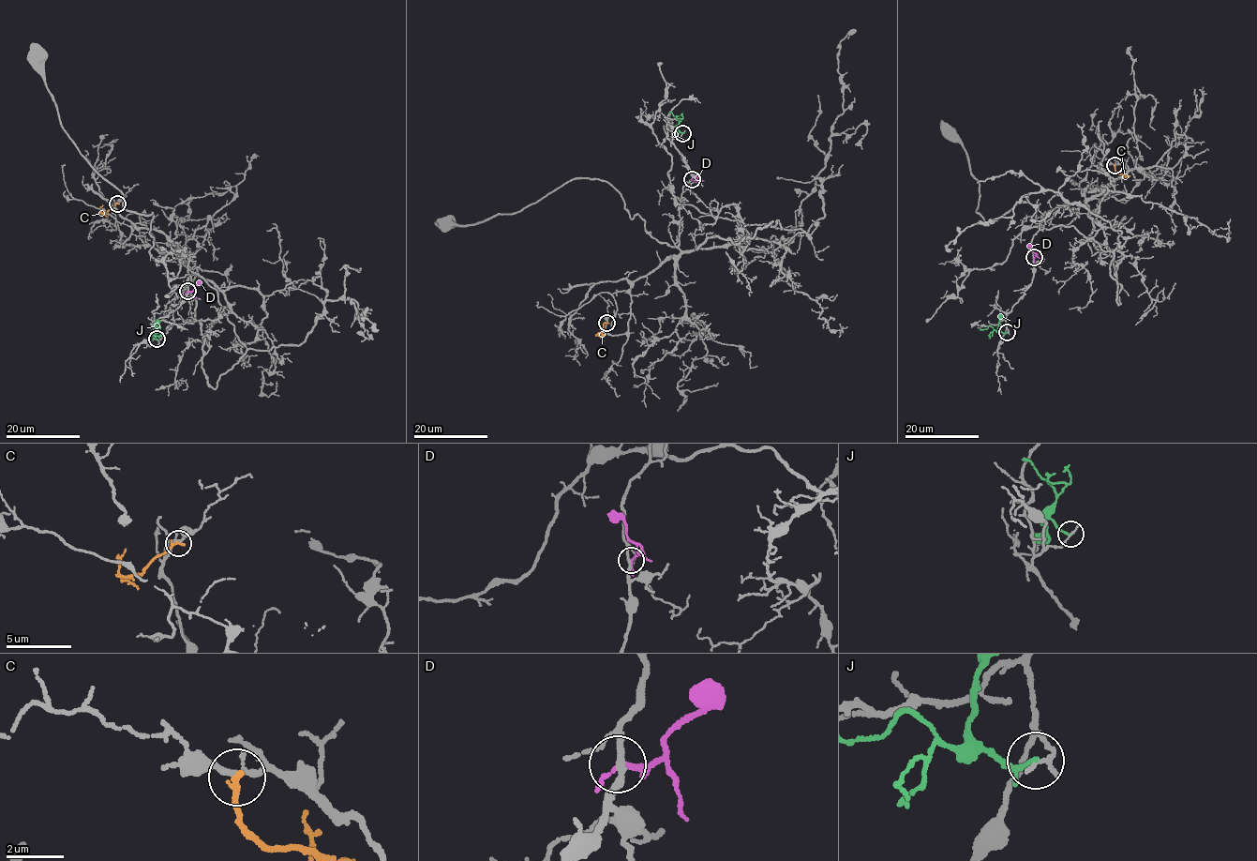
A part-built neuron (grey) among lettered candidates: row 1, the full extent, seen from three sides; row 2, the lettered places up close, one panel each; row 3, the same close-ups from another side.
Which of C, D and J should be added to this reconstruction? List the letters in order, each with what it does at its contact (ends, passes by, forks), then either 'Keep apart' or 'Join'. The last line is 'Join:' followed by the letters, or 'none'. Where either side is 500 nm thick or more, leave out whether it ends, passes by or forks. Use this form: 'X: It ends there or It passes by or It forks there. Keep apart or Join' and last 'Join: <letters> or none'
C: It ends there. Keep apart
D: It passes by. Keep apart
J: It passes by. Keep apart
Join: none

